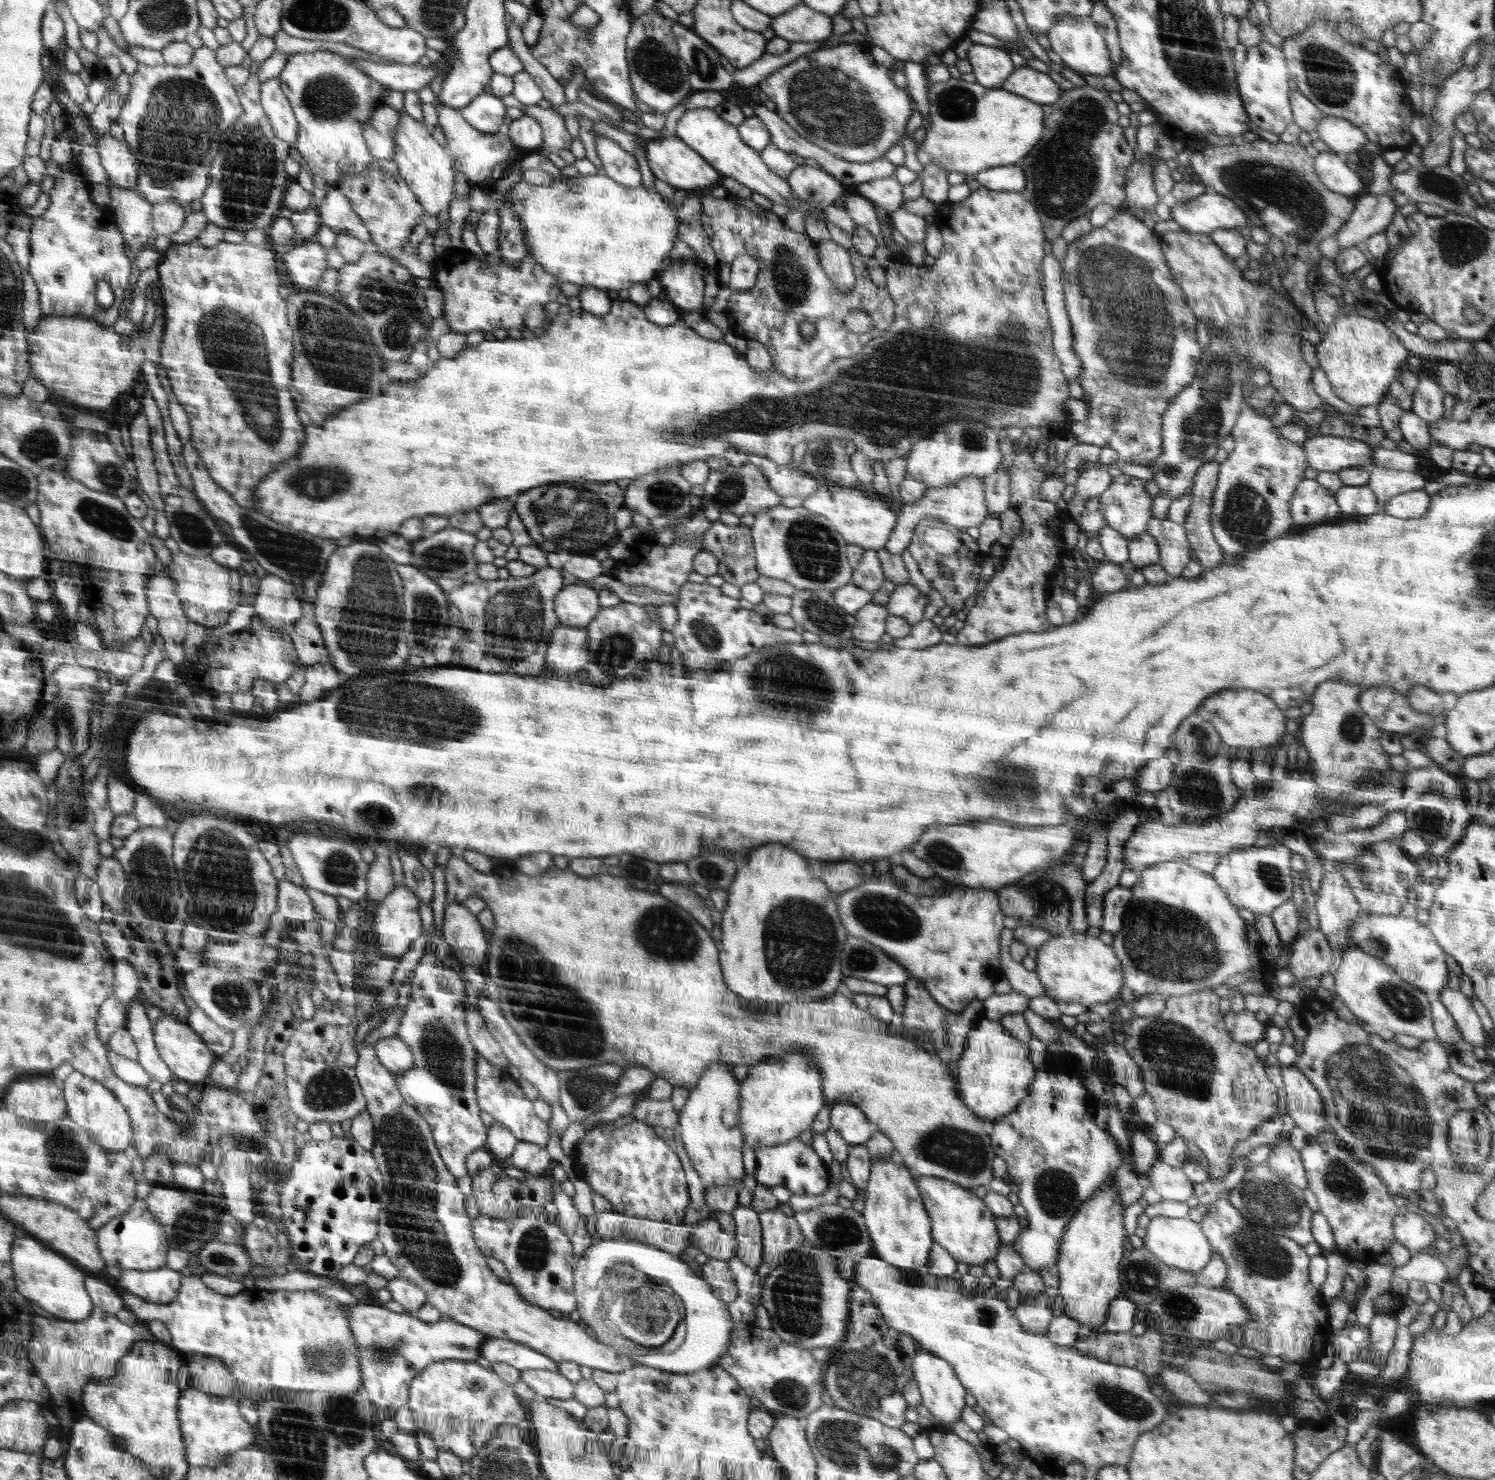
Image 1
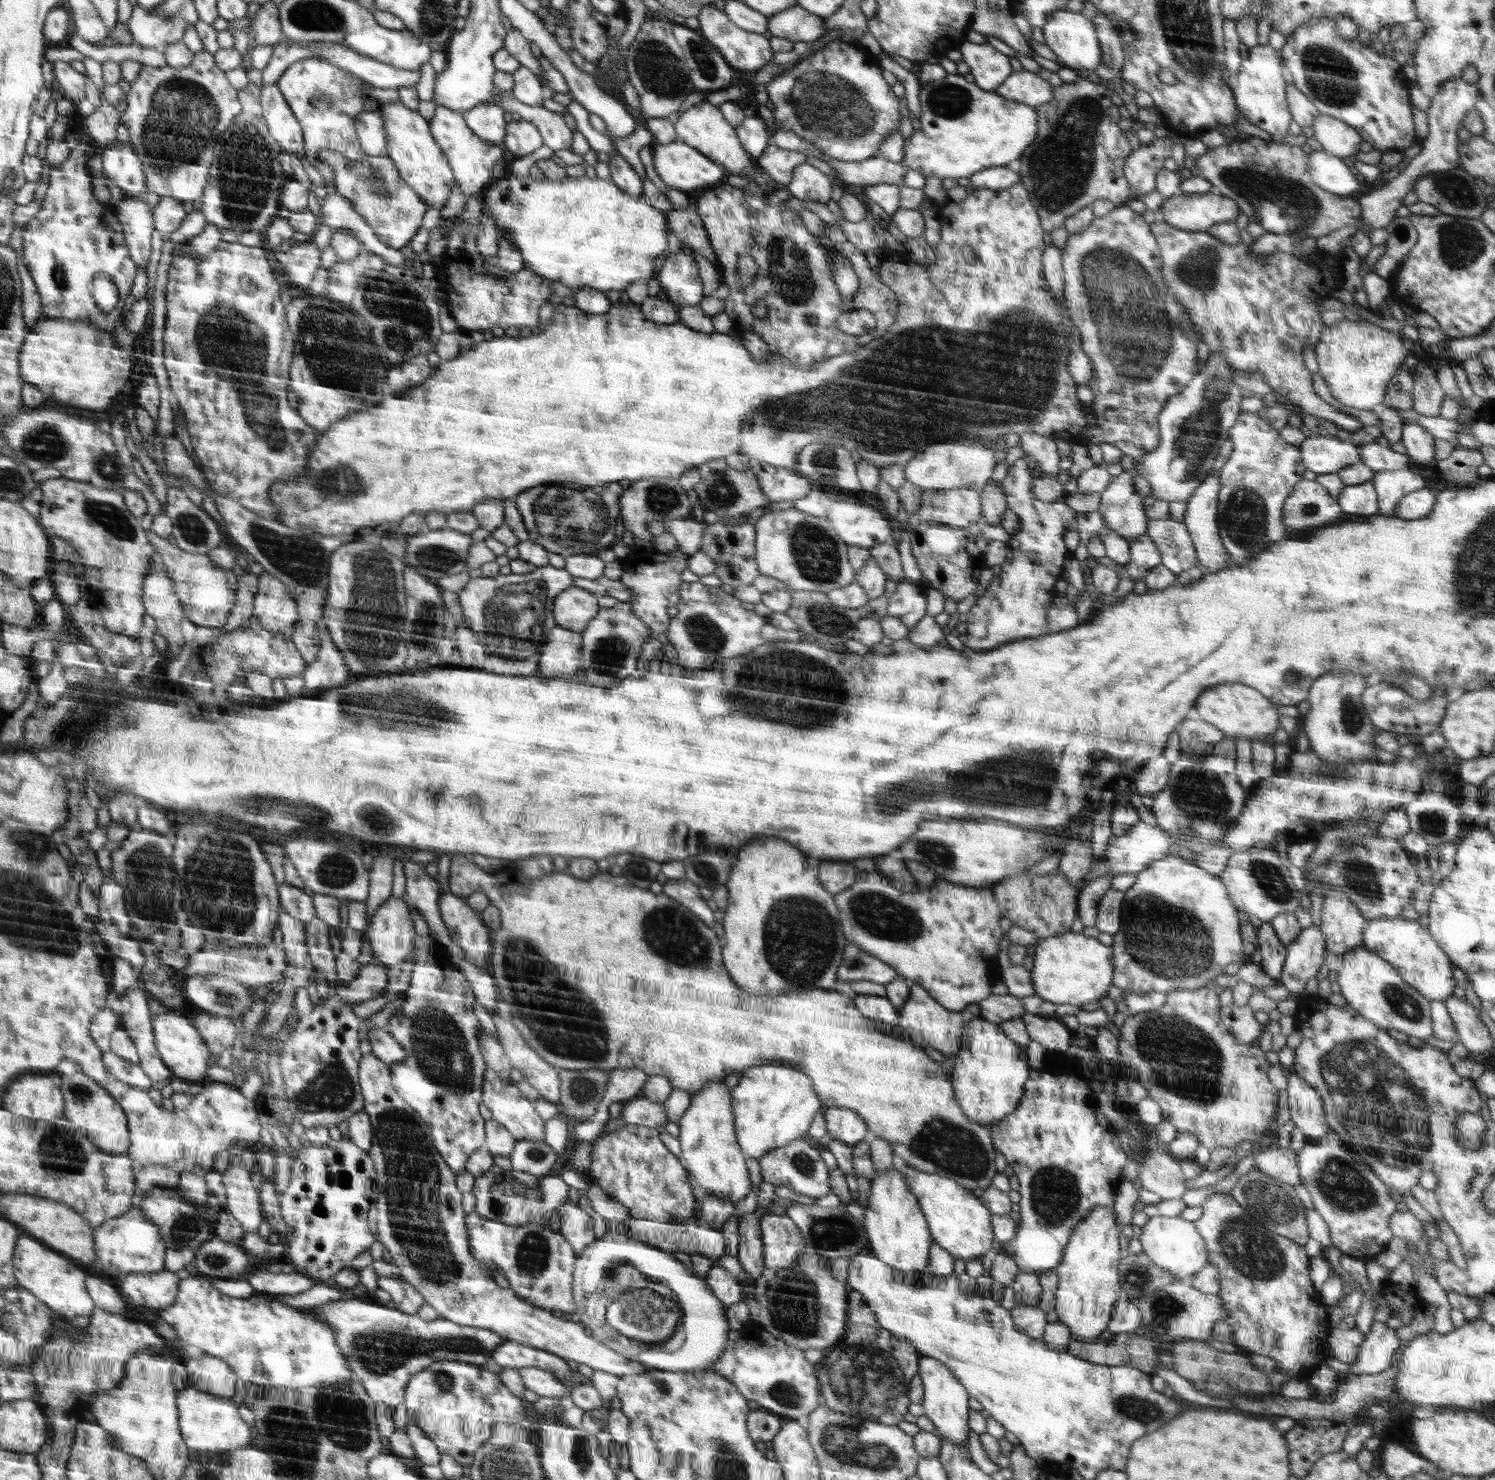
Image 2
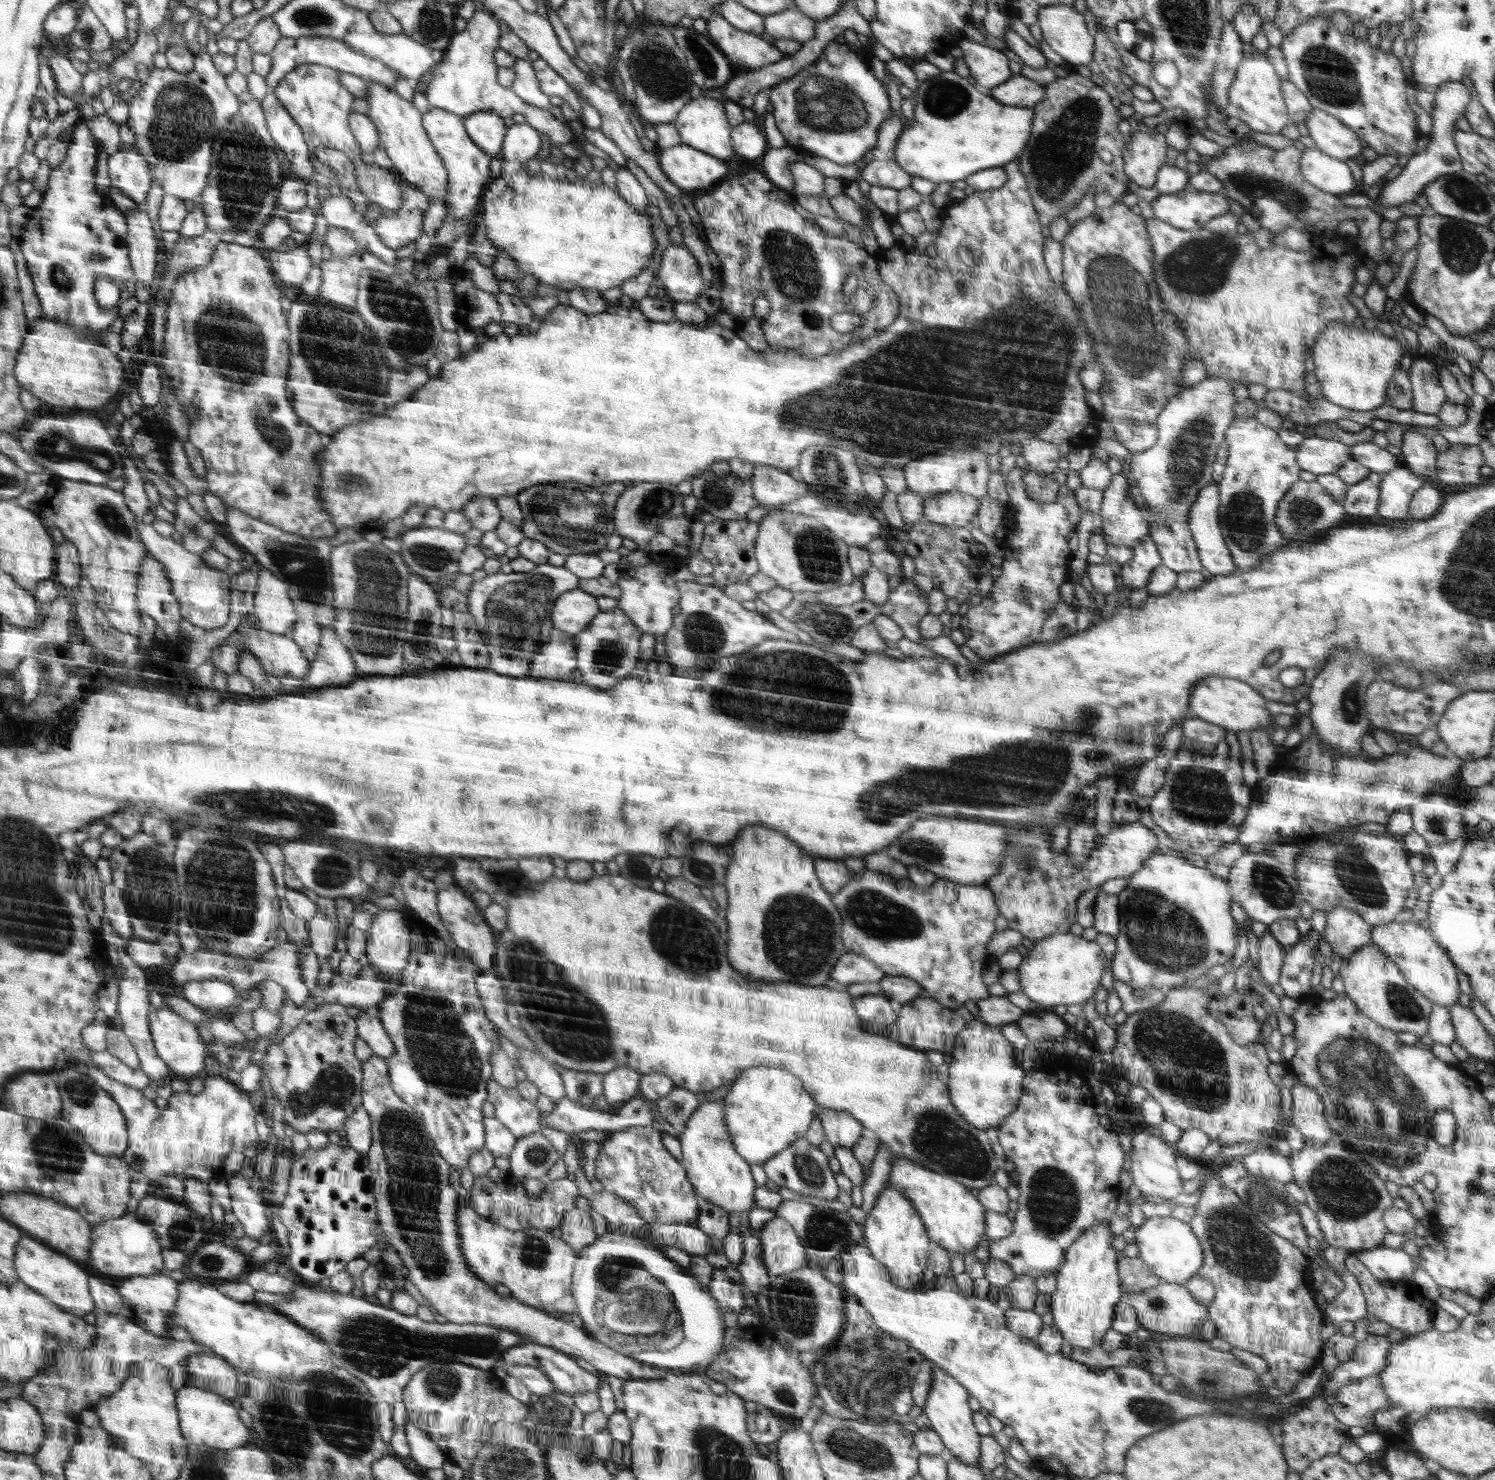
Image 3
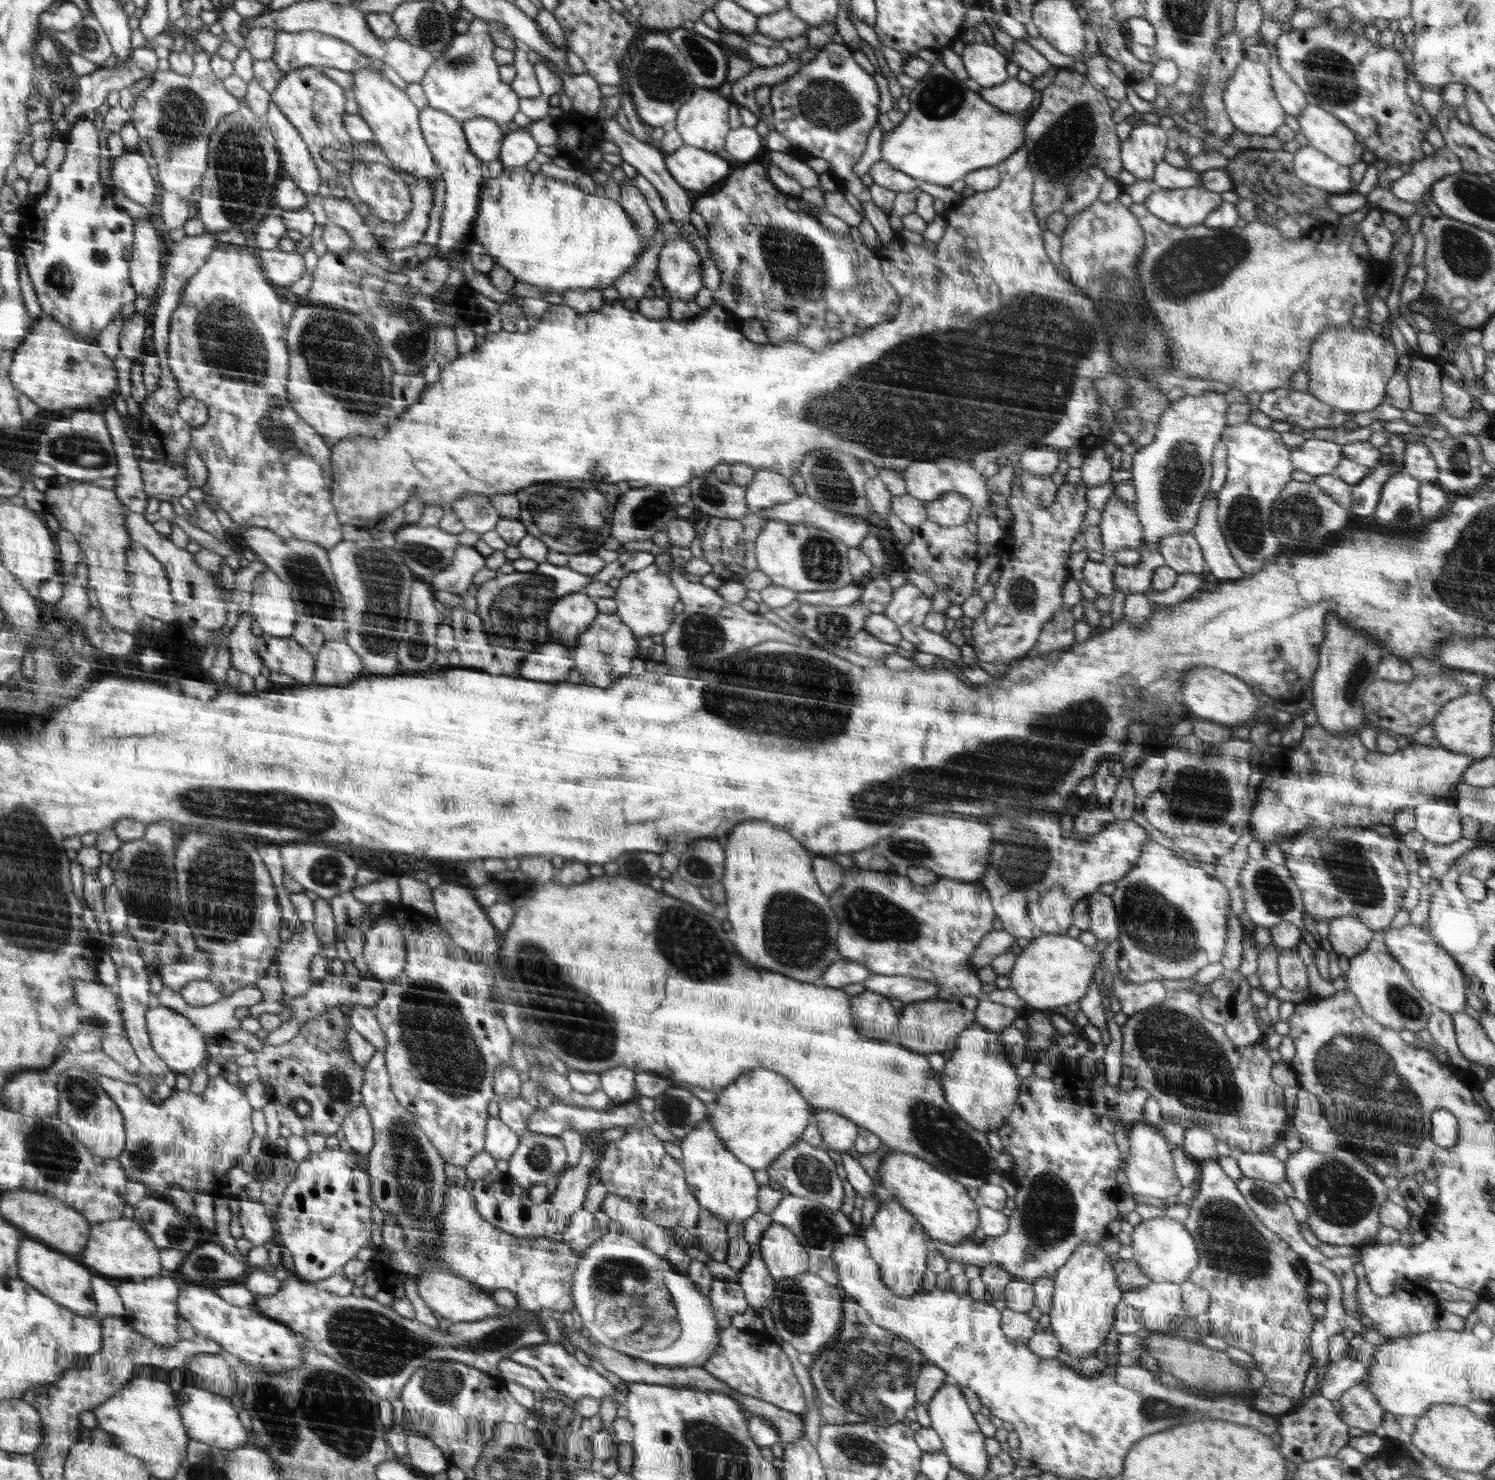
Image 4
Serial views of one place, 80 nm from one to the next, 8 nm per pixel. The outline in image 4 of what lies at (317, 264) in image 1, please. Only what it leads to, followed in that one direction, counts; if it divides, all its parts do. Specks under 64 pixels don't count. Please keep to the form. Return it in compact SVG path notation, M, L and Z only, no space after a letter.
M278 247L258 251L265 275L283 289L299 281L306 271L303 254L297 251L285 252Z

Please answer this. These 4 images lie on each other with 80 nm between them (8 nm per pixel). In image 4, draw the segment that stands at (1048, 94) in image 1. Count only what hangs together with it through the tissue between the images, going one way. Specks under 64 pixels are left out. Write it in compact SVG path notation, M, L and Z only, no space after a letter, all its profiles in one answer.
M1008 78L1002 84L980 89L981 97L1000 110L1009 113L1024 111L1034 102L1037 90L1016 78Z

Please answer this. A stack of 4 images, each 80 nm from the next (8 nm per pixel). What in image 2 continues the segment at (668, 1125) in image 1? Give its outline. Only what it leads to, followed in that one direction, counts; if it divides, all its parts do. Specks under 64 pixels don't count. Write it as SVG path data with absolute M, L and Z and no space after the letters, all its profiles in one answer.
M632 1098L624 1102L624 1109L618 1117L624 1125L637 1124L654 1128L656 1126L665 1125L667 1114L662 1103L657 1103L647 1099Z

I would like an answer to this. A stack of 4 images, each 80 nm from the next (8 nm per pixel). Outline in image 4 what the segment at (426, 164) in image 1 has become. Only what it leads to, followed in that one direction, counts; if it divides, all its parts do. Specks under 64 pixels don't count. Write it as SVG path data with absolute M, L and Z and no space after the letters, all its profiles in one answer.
M363 68L352 74L354 84L348 96L358 103L360 118L373 132L374 142L386 152L392 167L407 172L418 180L434 182L435 186L440 170L419 125L420 110L402 89L398 89L378 69Z

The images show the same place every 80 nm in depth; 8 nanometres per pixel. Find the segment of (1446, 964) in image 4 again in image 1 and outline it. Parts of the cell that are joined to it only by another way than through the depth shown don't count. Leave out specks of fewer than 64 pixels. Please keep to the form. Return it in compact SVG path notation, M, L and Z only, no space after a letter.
M1364 912L1352 923L1350 933L1351 947L1384 961L1384 964L1395 969L1402 980L1417 986L1428 996L1436 997L1444 987L1448 987L1445 951L1437 944L1427 926L1419 923L1415 917Z

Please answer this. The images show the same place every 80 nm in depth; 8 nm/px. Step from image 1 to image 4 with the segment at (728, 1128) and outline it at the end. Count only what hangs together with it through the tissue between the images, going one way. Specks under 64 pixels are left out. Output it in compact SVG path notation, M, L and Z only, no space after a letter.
M707 1117L701 1120L681 1140L684 1172L687 1173L689 1188L706 1211L723 1220L727 1225L730 1222L745 1224L746 1220L758 1210L756 1194L758 1184L754 1180L753 1168L744 1164L732 1151L729 1151L725 1142L713 1127L713 1122Z

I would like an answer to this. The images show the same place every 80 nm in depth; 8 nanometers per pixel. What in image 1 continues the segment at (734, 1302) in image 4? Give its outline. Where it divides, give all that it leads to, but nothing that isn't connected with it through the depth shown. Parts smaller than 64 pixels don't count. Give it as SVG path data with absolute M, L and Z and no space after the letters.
M708 1259L702 1265L700 1276L714 1290L720 1301L729 1304L737 1298L738 1290L726 1261Z

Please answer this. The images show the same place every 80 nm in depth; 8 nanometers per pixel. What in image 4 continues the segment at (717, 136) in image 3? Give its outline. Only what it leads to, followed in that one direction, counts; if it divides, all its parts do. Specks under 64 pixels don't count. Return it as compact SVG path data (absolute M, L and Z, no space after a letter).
M698 87L696 94L683 104L679 111L679 120L676 120L674 129L678 131L684 145L695 146L716 153L725 149L728 130L728 110L731 110L728 98L718 96L716 91Z

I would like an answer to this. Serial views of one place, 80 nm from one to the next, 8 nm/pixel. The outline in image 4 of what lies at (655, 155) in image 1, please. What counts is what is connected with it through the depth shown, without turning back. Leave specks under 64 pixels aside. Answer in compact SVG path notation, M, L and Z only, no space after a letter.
M684 144L667 156L667 169L690 191L704 190L724 180L730 172L726 159L717 153Z

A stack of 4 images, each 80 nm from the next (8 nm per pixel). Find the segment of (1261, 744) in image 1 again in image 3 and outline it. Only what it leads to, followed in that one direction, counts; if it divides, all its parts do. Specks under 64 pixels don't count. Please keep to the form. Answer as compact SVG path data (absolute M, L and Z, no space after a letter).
M1206 678L1206 680L1198 682L1198 686L1194 688L1194 692L1192 692L1190 697L1189 709L1194 710L1198 718L1219 725L1227 732L1251 732L1258 729L1272 730L1272 717L1274 716L1266 709L1266 701L1255 688L1252 688L1241 680L1232 680L1232 678Z

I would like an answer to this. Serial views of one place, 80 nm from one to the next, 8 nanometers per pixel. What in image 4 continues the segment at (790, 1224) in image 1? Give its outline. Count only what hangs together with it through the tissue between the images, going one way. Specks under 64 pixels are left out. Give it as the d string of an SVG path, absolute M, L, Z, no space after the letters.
M772 1222L758 1241L762 1260L776 1282L809 1270L808 1252L787 1226Z

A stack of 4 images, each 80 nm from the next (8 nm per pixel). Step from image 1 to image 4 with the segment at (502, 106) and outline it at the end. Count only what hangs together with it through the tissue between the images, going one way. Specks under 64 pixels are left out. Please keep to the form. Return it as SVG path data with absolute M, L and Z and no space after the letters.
M478 116L462 124L469 147L480 160L488 163L499 158L504 136L496 121Z

